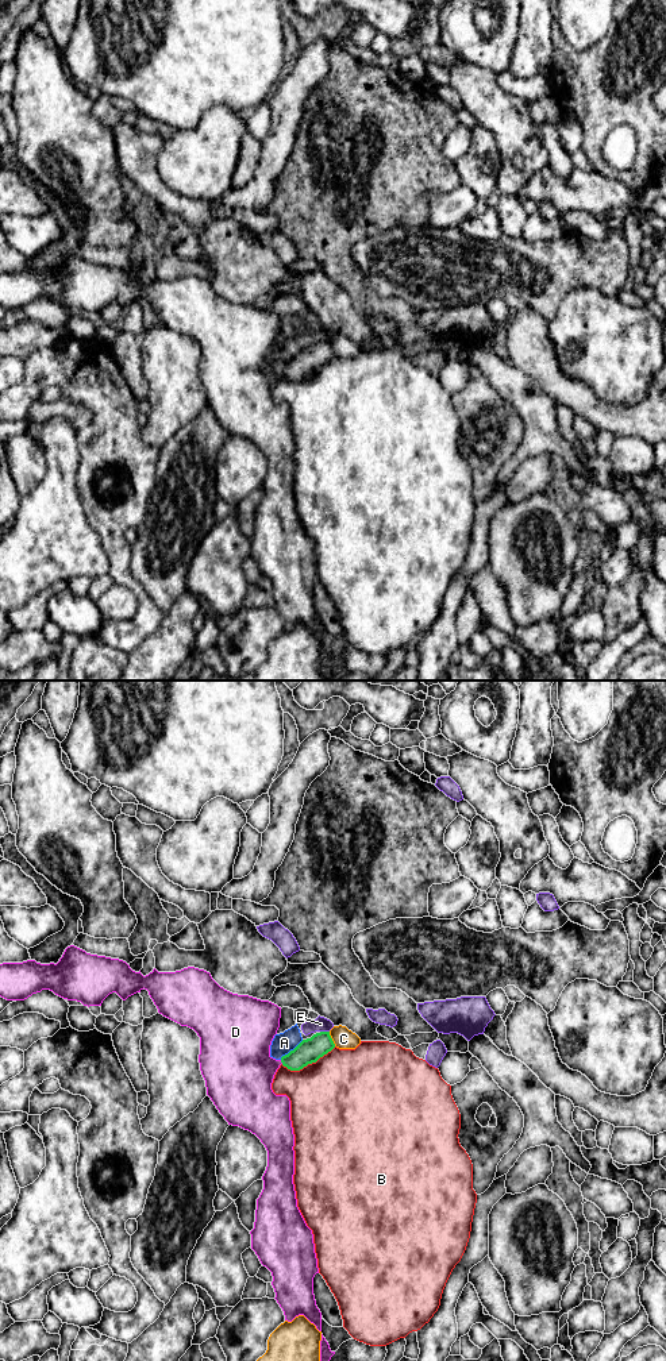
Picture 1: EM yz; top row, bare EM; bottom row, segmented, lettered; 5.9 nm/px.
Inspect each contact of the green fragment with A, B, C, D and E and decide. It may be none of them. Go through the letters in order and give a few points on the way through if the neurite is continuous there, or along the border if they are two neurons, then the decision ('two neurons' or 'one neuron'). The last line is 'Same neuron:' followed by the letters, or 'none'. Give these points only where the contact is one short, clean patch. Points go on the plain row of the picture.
A: border along yz (303, 349), (280, 367); two neurons
B: two neurons
C: two neurons
D: two neurons
E: border along yz (320, 339), (328, 340); two neurons
Same neuron: none

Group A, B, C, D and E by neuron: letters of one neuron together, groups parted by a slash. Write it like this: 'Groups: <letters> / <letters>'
Groups: A E / B / C / D

